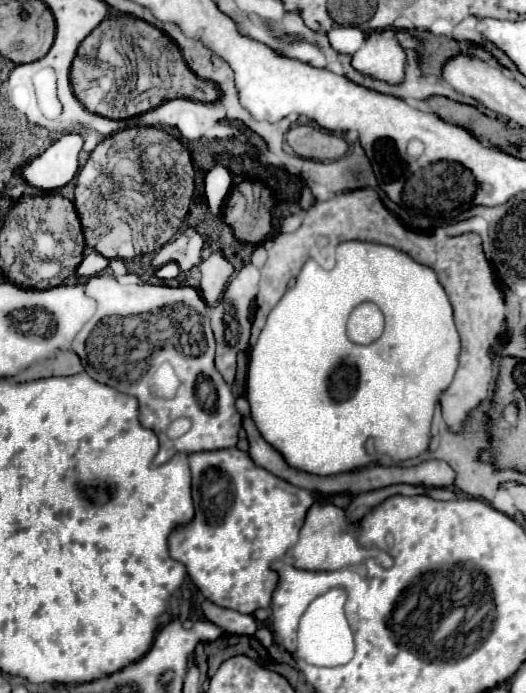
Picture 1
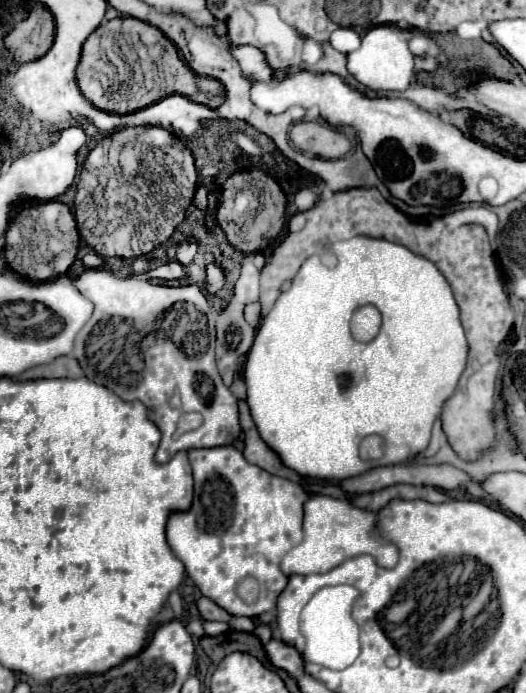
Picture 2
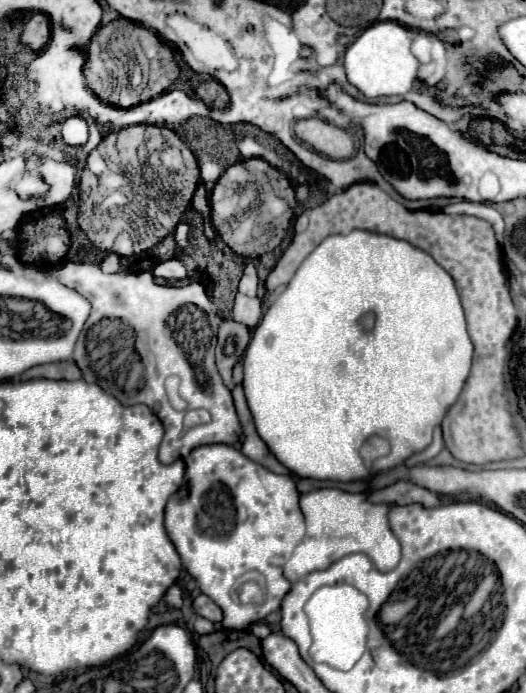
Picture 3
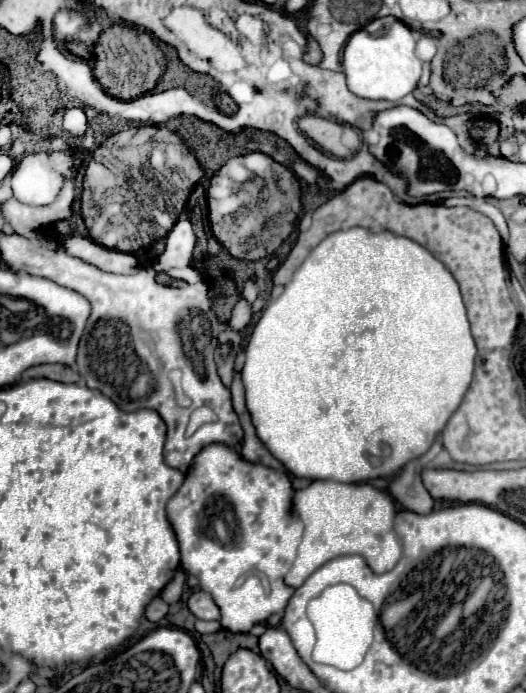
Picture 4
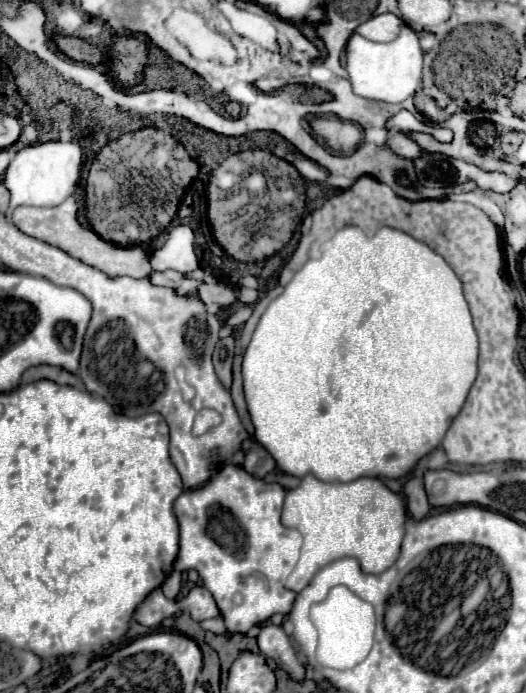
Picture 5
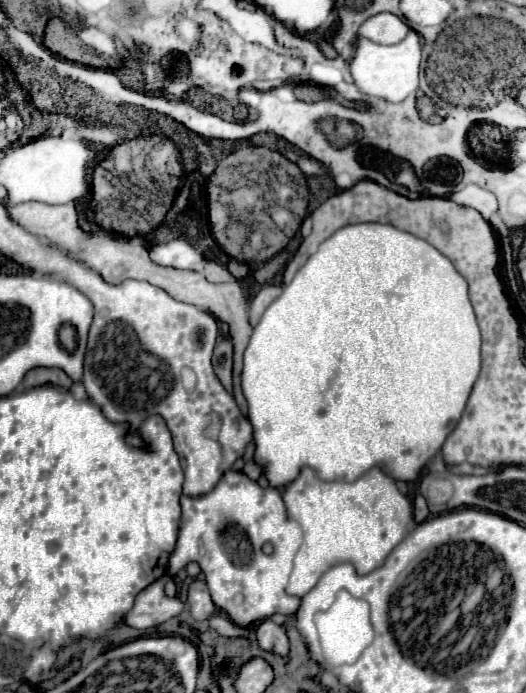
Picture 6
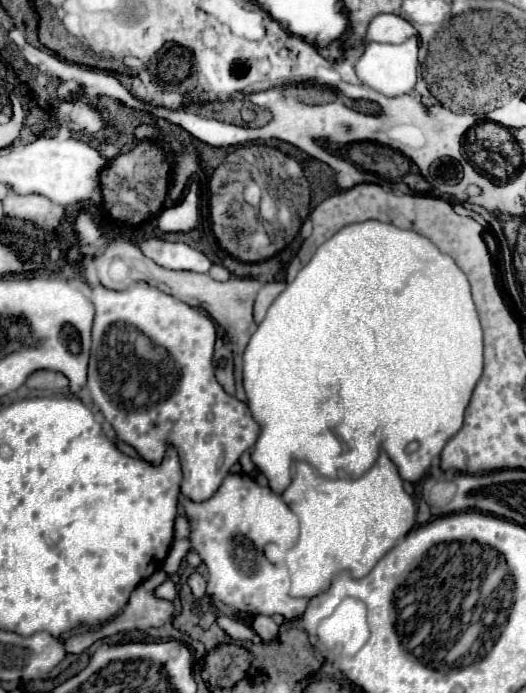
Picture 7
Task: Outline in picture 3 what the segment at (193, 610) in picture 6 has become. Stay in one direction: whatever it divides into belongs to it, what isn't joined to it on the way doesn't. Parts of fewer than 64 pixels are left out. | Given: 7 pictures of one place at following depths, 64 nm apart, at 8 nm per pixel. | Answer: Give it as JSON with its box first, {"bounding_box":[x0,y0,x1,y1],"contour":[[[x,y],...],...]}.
{"bounding_box":[194,594,222,622],"contour":[[[200,594],[200,596],[194,600],[194,610],[196,610],[202,618],[206,618],[206,620],[210,620],[210,622],[220,622],[220,620],[222,620],[220,608],[218,608],[208,596],[204,596],[204,594]]]}

